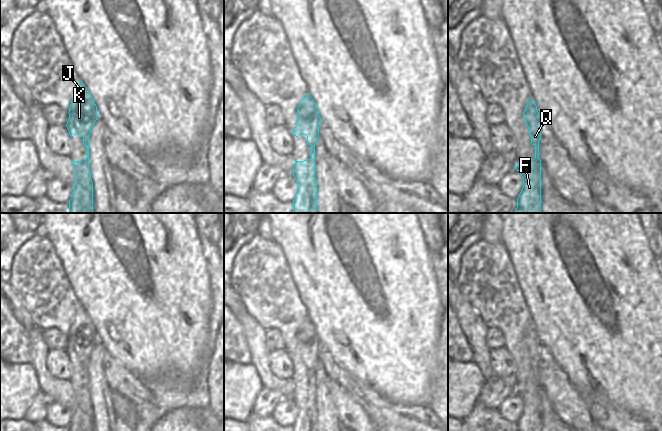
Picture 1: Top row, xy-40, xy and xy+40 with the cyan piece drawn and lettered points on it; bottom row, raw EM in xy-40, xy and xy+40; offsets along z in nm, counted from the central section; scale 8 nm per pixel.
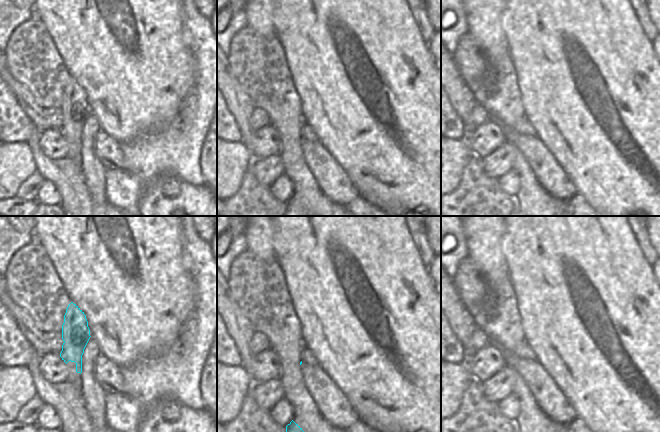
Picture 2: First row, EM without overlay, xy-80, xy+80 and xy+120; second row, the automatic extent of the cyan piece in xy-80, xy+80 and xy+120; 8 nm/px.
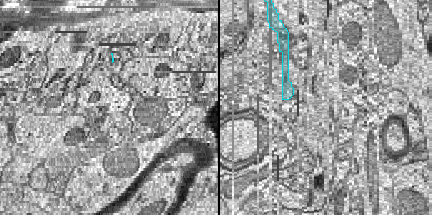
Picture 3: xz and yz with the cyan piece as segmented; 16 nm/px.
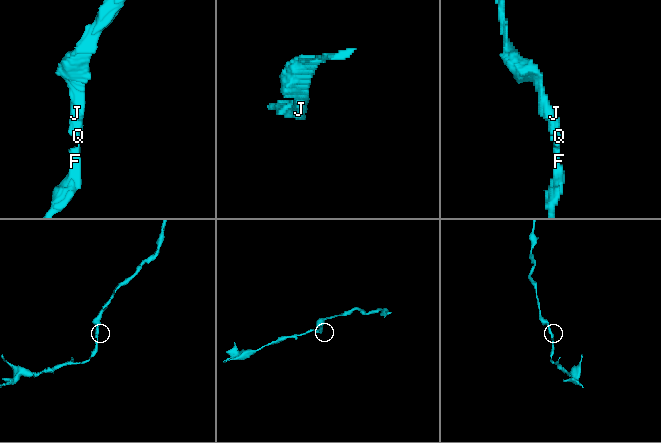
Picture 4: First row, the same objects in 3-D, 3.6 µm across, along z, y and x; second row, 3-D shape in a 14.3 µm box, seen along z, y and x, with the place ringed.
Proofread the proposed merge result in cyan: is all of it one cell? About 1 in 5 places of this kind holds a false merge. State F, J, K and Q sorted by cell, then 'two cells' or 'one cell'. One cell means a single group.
groups F J K Q; one cell

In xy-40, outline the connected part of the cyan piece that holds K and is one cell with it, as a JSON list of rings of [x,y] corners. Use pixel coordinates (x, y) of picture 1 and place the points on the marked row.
[[[79,82],[69,106],[67,129],[69,135],[83,136],[83,145],[87,147],[87,158],[72,161],[75,170],[73,192],[69,200],[69,213],[93,213],[93,182],[89,170],[89,136],[97,118],[97,106],[83,84]]]

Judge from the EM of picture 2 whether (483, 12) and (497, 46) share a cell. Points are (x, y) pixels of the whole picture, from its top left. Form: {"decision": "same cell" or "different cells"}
{"decision": "same cell"}

